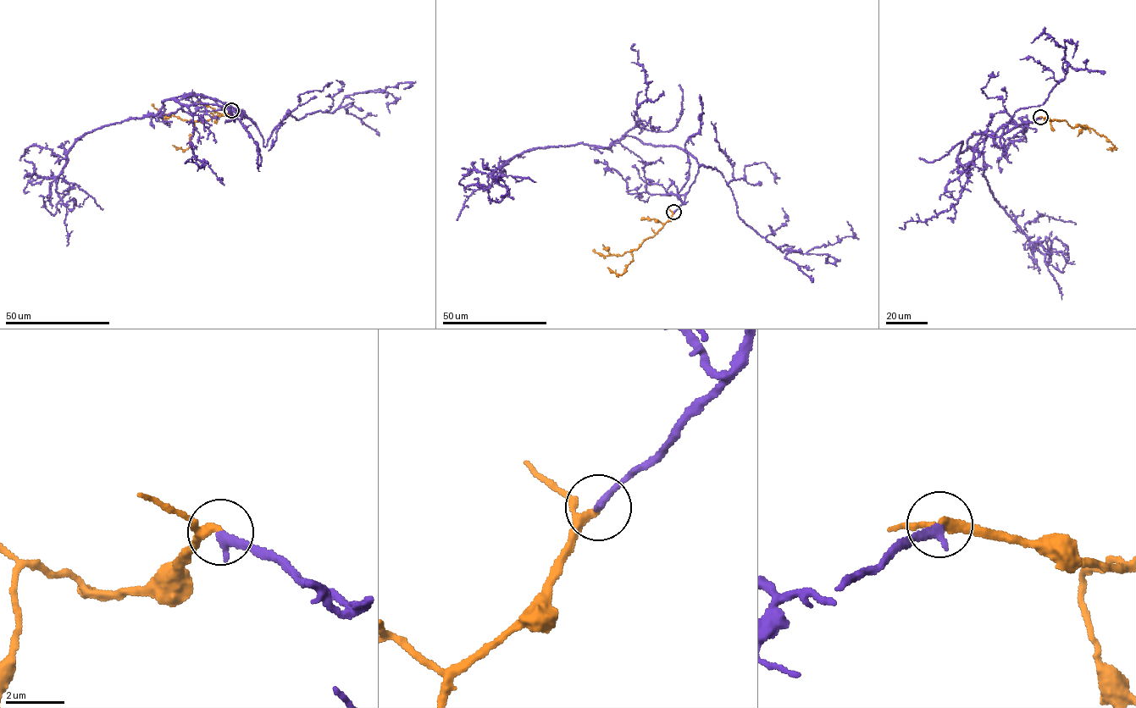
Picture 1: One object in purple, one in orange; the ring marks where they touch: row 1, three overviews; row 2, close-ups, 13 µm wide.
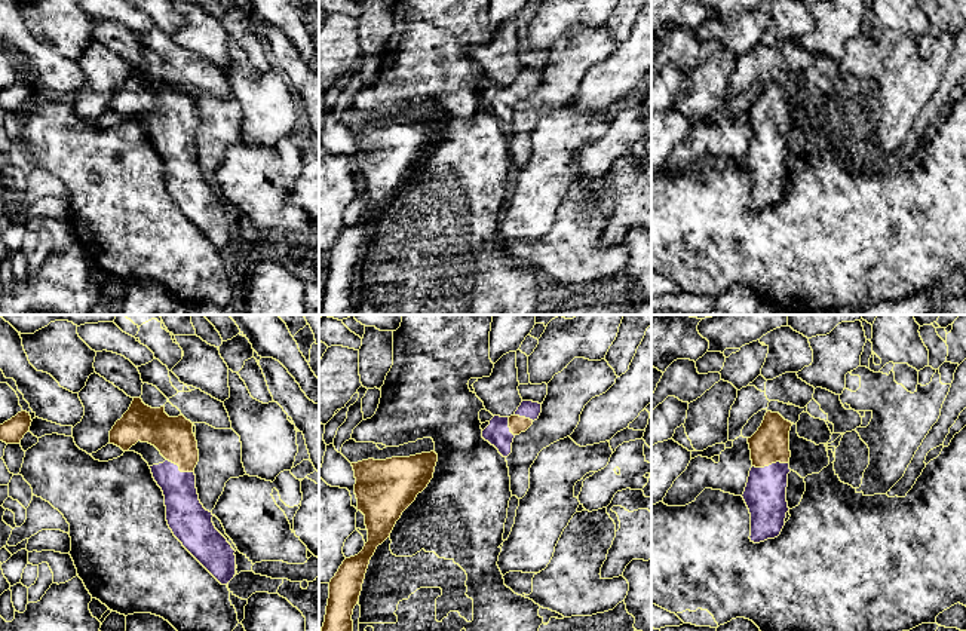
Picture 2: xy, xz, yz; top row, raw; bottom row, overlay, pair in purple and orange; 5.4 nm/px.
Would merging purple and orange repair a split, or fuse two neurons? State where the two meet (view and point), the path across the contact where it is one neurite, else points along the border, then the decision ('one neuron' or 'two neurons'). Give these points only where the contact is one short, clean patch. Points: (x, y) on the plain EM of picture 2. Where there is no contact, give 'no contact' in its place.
contact yz (769, 132); way yz (764, 162), (769, 132), (770, 110); one neuron

